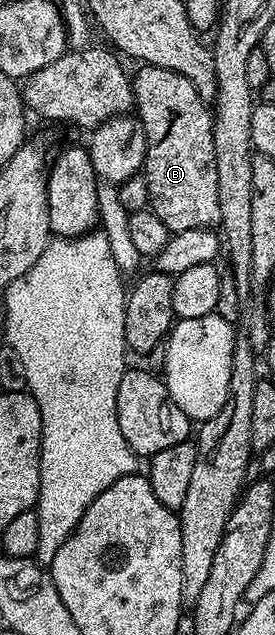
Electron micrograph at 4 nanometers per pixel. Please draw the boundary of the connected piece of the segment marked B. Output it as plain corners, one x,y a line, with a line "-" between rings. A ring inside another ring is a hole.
145,66
139,67
140,71
134,74
131,79
132,96
134,99
135,109
138,111
138,117
142,128
146,132
146,160
144,161
143,176
148,185
148,200
150,209
156,213
158,220
162,220
162,224
166,224
166,228
170,232
186,232
194,228
202,228
203,230
211,230
219,227
220,217
218,216
218,168
214,164
214,136
212,135
212,127
214,125
214,114
211,109
206,107
205,99
198,96
198,92
194,88
194,84
190,84
190,80
186,80
186,76
182,76
178,72
168,69
166,66

